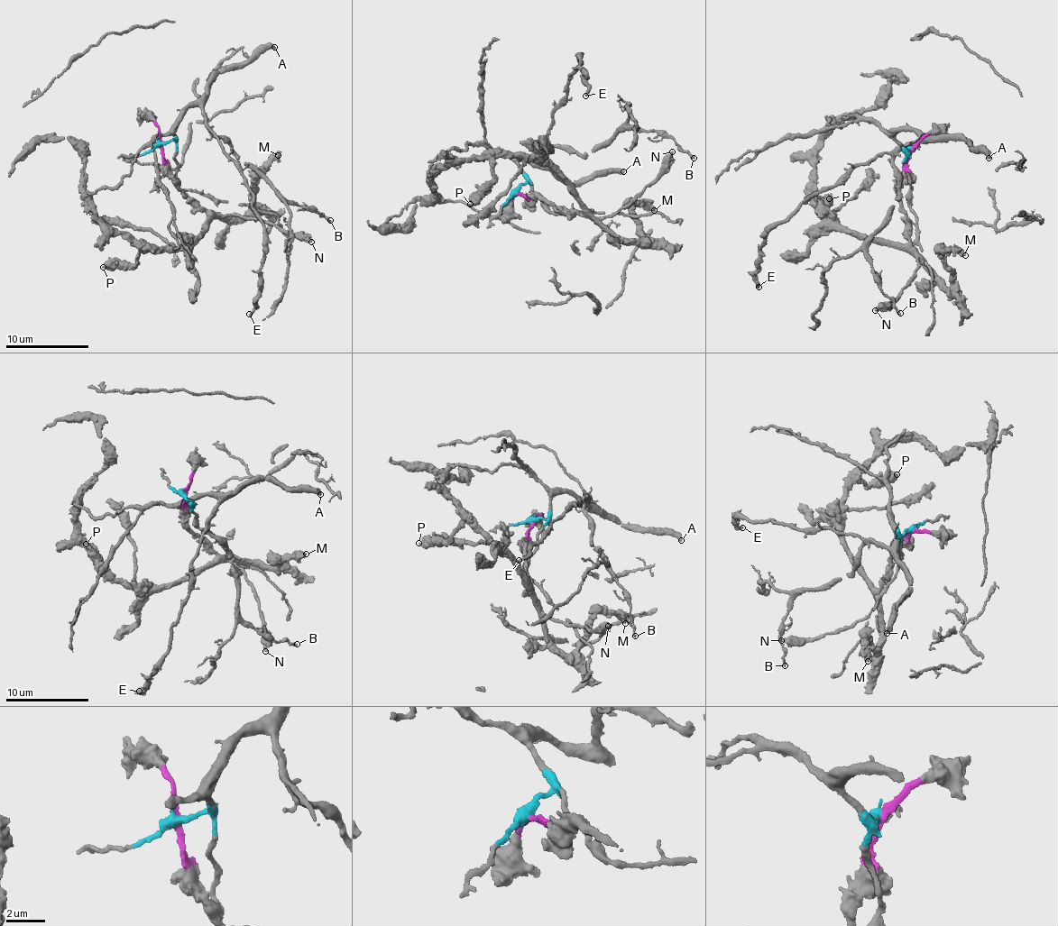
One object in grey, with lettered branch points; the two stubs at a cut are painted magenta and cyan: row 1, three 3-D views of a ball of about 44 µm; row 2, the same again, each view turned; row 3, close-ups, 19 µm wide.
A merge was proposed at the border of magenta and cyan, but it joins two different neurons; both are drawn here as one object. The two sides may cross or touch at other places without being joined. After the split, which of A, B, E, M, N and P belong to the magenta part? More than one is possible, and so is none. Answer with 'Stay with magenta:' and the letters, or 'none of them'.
Stay with magenta: M, N, P

